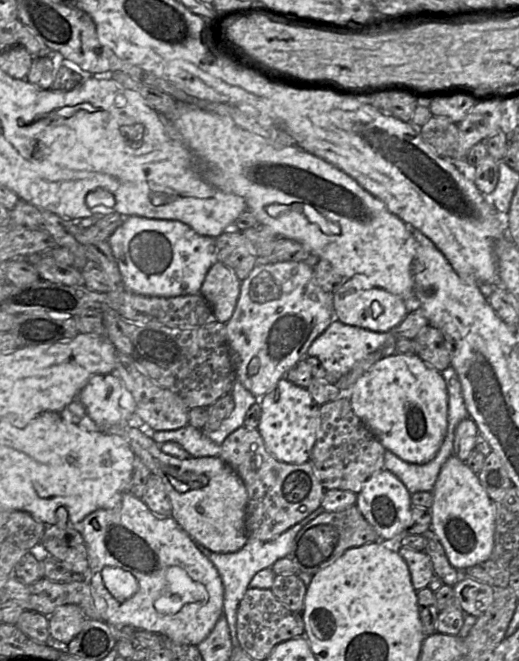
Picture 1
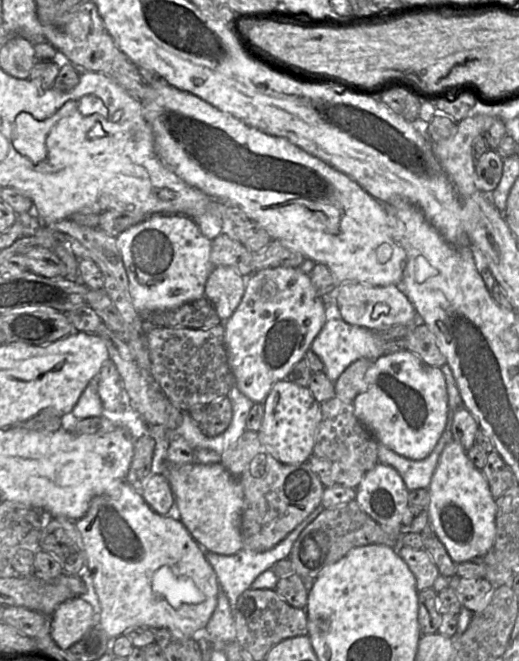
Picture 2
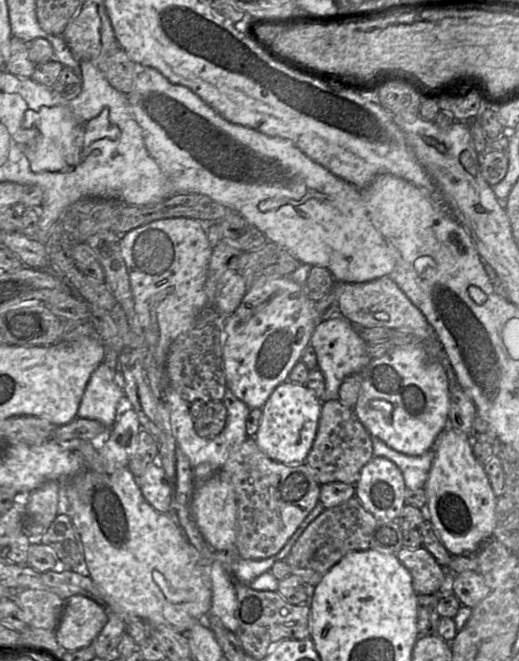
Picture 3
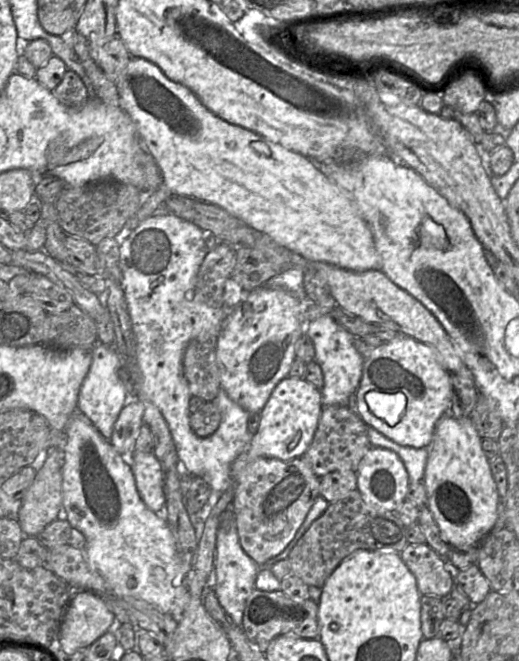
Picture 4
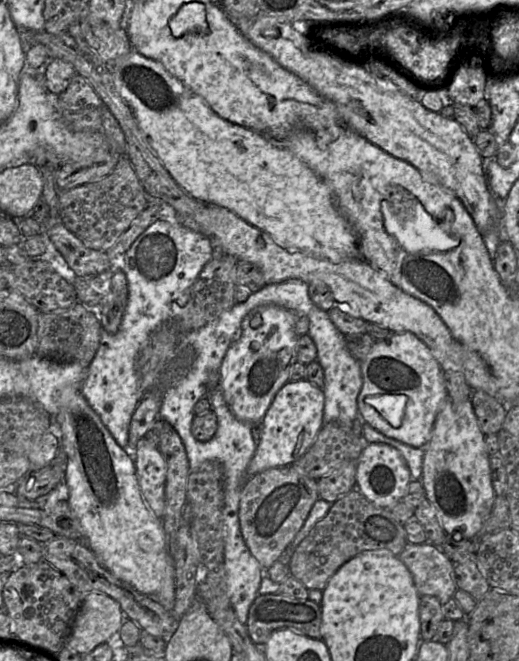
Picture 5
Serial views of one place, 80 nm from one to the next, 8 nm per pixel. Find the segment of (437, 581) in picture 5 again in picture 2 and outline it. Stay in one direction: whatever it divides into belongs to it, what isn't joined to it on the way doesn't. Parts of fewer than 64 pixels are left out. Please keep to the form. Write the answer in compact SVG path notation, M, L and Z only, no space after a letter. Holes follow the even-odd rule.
M404 545L399 550L399 556L415 576L418 591L432 588L440 574L430 555L424 549L413 549Z

